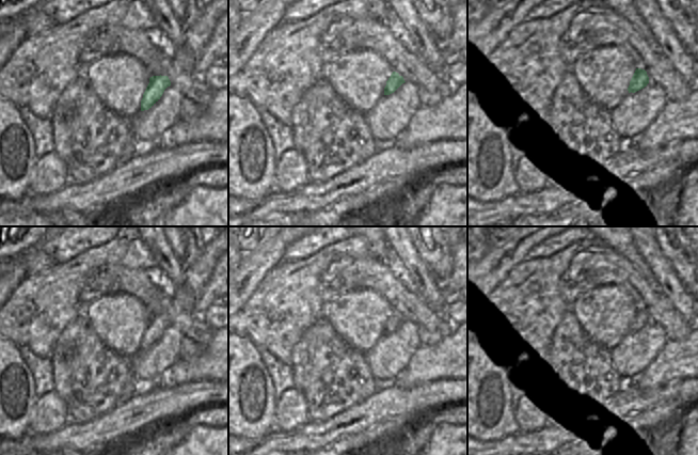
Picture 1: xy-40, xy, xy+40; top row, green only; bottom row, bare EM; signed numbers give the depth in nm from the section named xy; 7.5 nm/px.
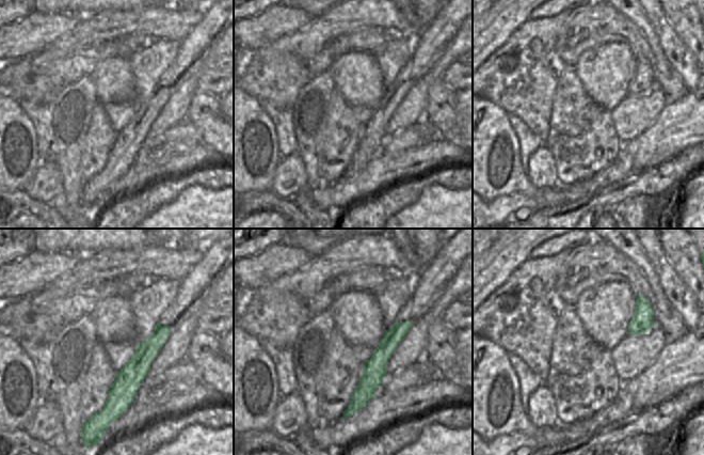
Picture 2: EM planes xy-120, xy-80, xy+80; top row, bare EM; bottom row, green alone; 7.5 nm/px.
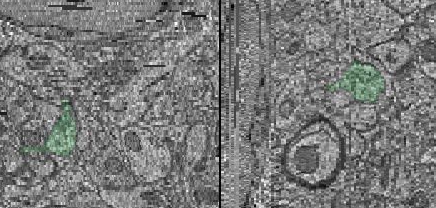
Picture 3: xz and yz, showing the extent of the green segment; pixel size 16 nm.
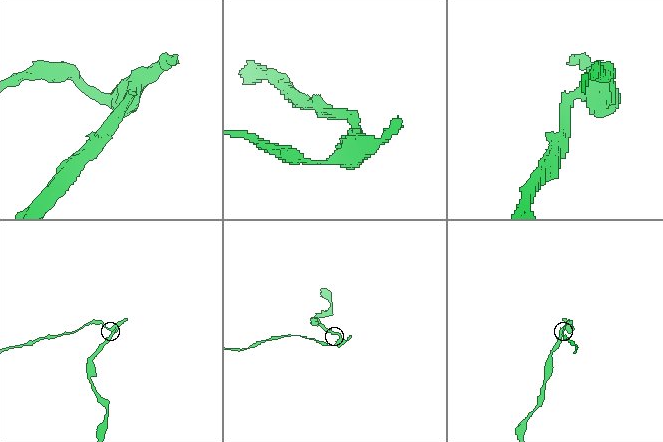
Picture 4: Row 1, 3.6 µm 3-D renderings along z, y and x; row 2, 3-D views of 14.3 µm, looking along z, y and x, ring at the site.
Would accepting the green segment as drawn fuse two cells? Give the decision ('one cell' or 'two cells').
two cells

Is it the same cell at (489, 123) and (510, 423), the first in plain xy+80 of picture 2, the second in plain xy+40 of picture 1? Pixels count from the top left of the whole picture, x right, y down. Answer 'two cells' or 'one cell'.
one cell

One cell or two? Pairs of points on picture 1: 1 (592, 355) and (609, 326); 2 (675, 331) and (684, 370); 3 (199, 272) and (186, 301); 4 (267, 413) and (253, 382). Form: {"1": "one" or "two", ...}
{"1": "two", "2": "two", "3": "two", "4": "one"}

